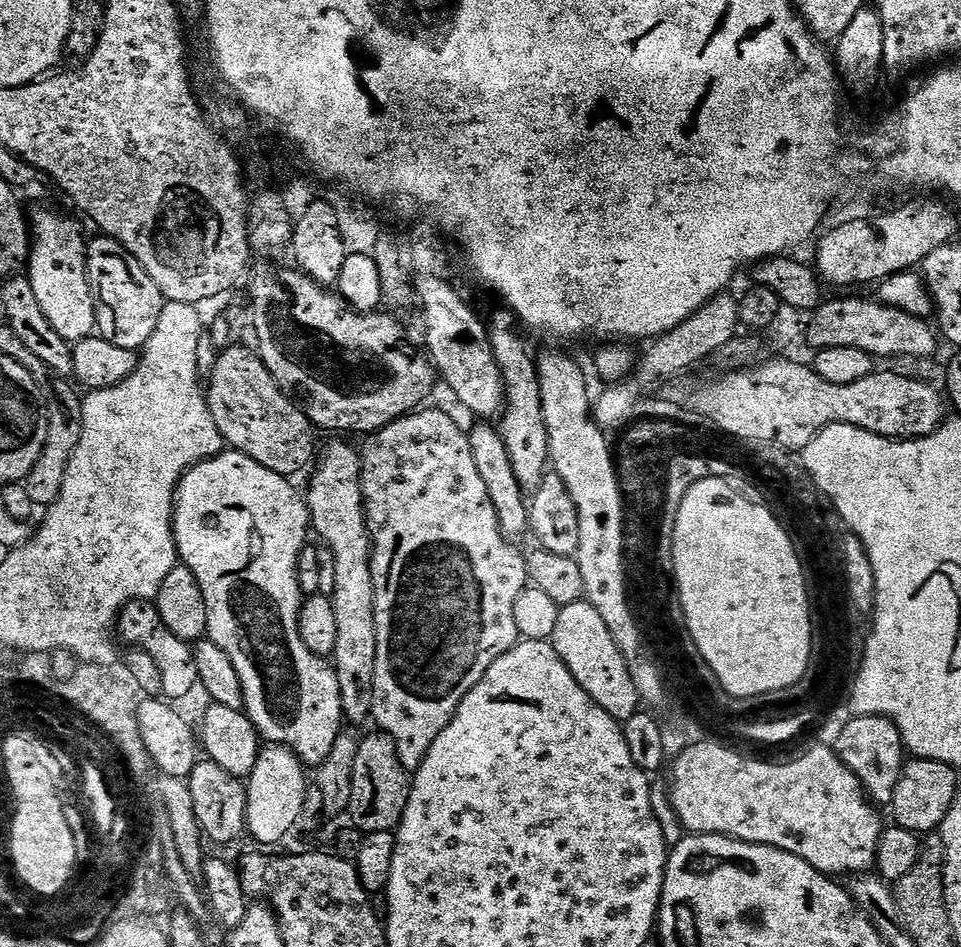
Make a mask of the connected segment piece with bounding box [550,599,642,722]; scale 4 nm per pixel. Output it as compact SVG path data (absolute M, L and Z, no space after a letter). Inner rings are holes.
M587 599L560 609L550 643L570 674L574 674L578 686L582 686L582 690L586 690L586 694L590 694L590 698L594 698L594 702L606 710L606 714L623 722L641 711L642 701L634 686L634 678L630 678L626 658L622 650L618 650L610 630L606 630L606 622L602 622L598 610L594 610Z

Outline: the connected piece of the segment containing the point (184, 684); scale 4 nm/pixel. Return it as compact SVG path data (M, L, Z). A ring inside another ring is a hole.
M131 600L125 604L120 610L120 619L116 622L114 632L123 643L125 640L128 646L140 648L150 654L154 662L158 662L158 670L162 670L162 693L169 701L184 700L192 691L197 691L200 679L193 645L170 631L170 626L162 622L162 614L158 614L153 601Z

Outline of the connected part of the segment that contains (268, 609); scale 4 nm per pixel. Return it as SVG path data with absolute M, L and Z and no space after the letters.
M225 450L216 456L196 464L188 473L180 479L176 487L176 507L172 509L172 529L176 535L176 550L178 560L185 568L189 568L198 578L198 586L202 586L202 594L206 598L206 618L208 619L207 639L213 640L217 646L234 662L234 670L238 674L238 682L242 682L244 691L243 711L248 713L256 731L269 745L289 748L299 756L305 766L319 766L330 754L334 742L342 734L342 698L338 690L338 678L335 667L325 657L316 656L310 650L306 650L306 642L302 642L300 633L300 605L302 593L299 586L299 558L304 548L309 543L310 517L308 514L308 501L303 495L296 493L296 488L291 479L282 474L274 474L274 470L266 470L266 466L254 462L246 454L235 450Z

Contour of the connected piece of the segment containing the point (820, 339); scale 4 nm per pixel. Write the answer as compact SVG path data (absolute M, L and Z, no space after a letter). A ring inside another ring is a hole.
M872 298L832 301L829 299L812 312L808 342L817 350L834 346L854 346L854 350L866 350L866 354L874 358L909 356L920 360L935 356L938 332L927 319L904 313Z

